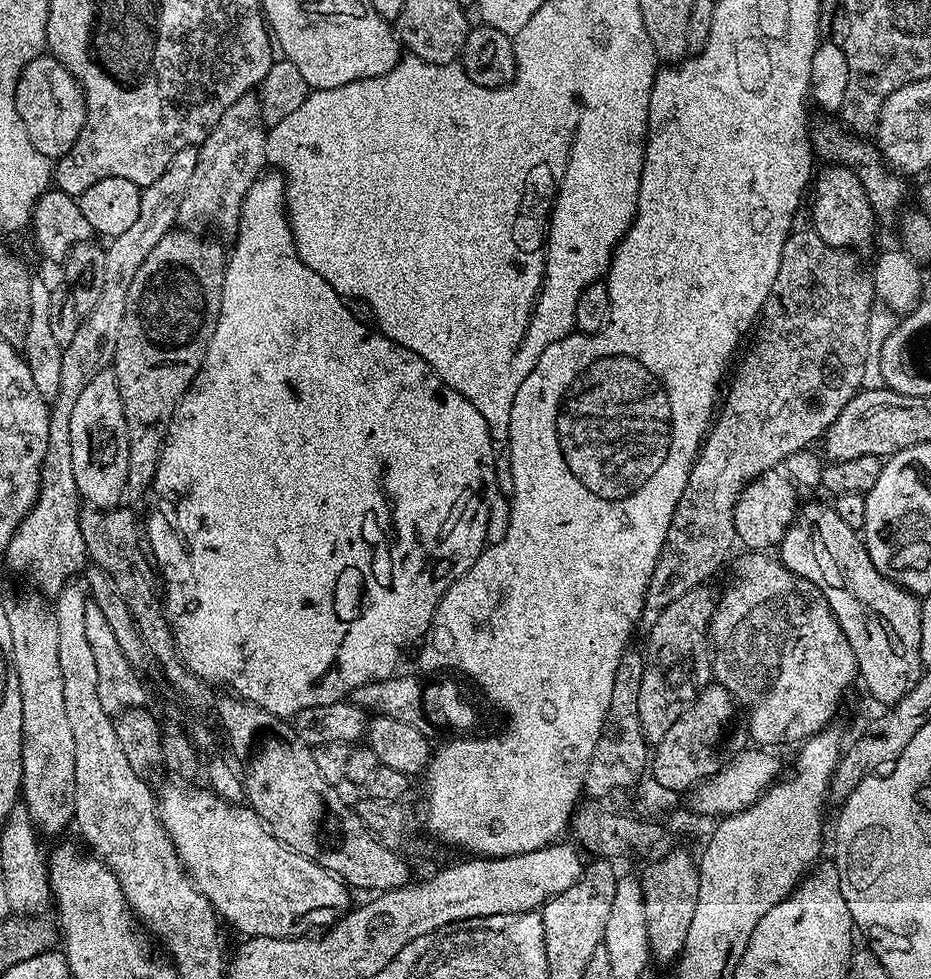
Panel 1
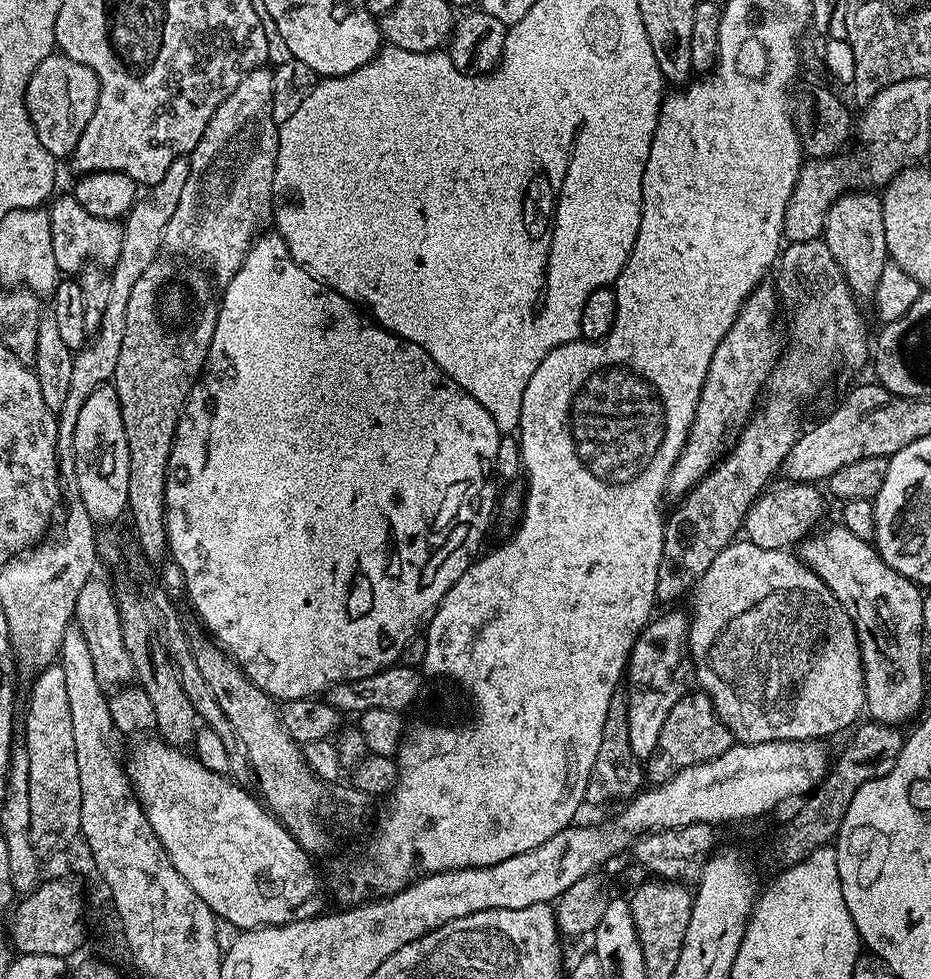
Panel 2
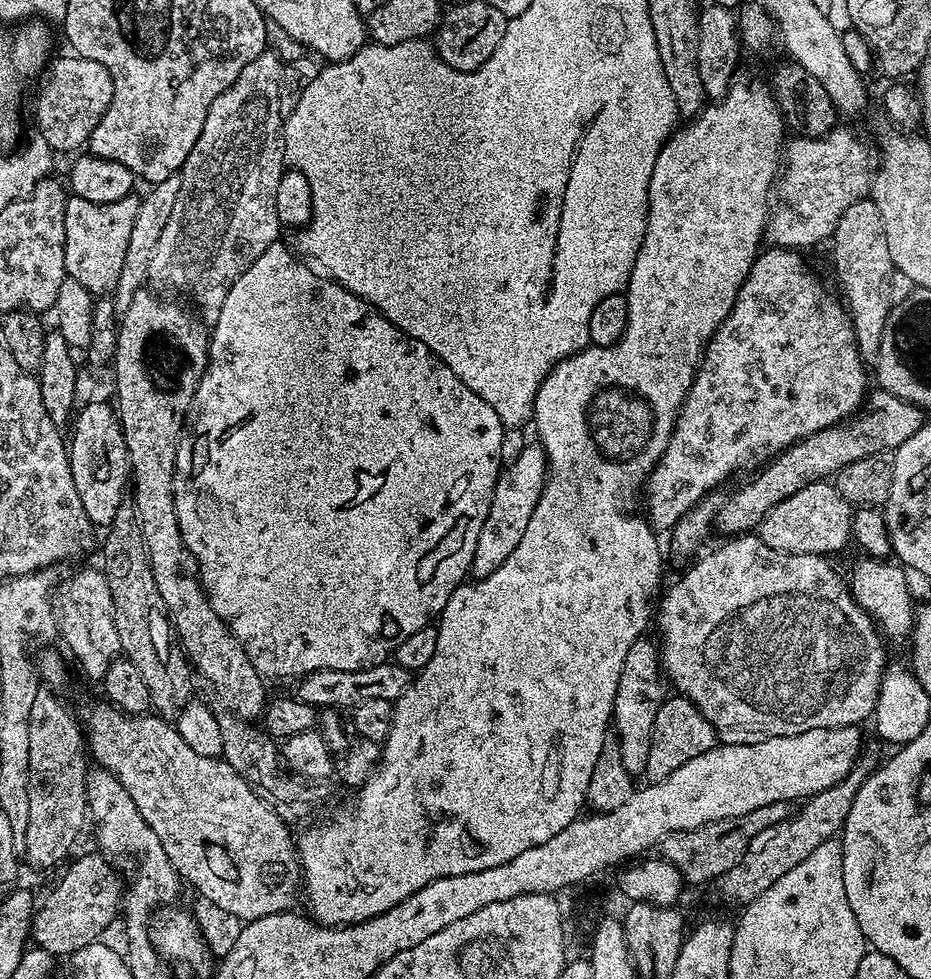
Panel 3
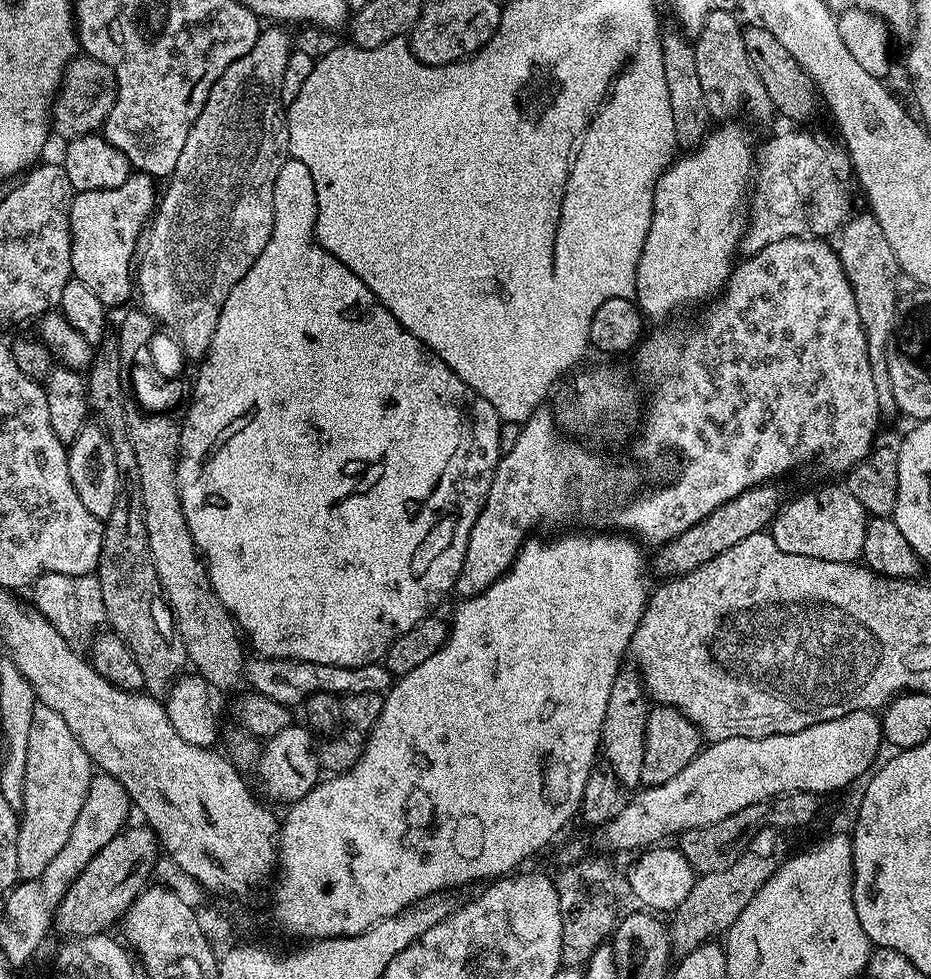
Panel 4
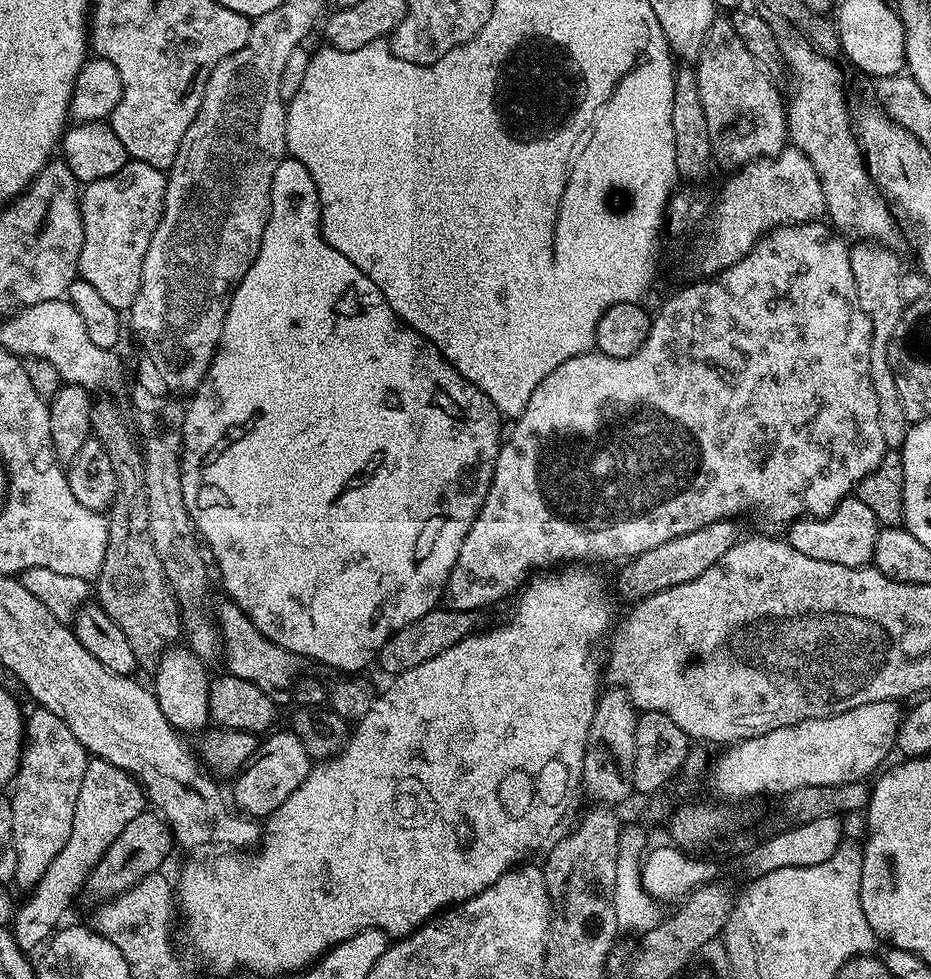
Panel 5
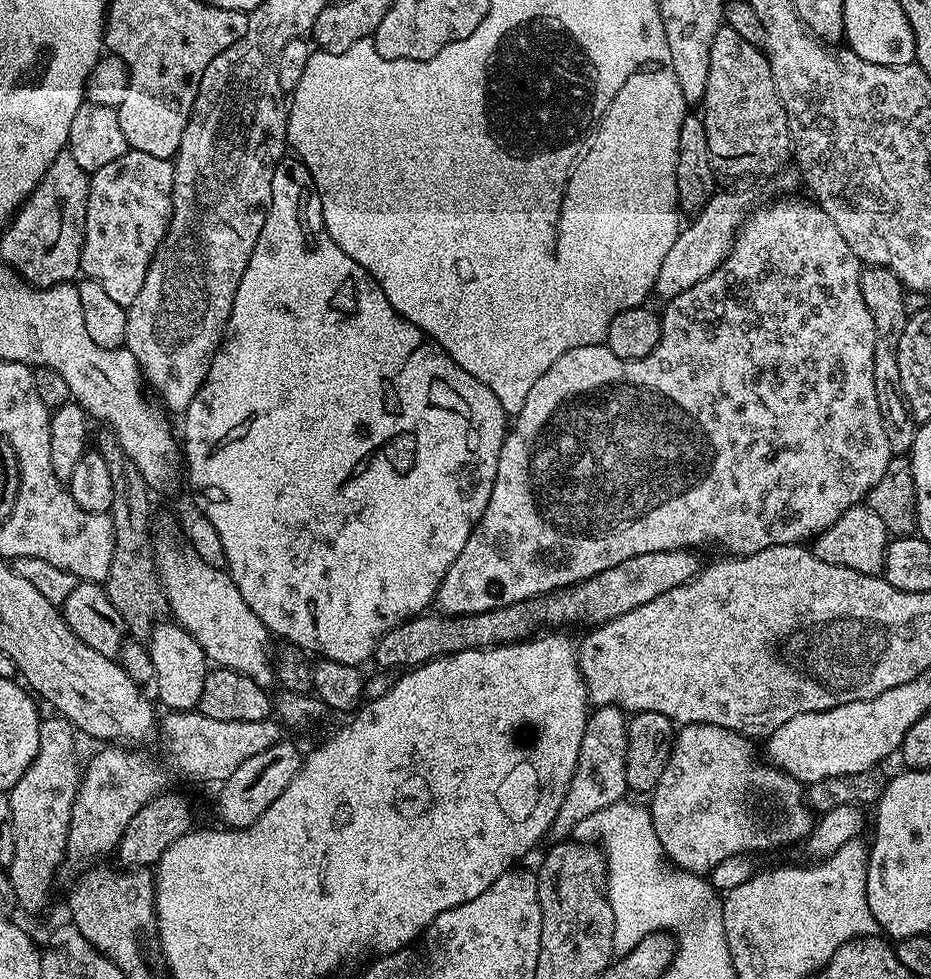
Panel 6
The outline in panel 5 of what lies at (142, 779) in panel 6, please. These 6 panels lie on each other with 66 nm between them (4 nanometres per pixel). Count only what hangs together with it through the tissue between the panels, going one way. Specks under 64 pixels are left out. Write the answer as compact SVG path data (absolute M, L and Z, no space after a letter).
M89 759L86 774L82 774L82 787L78 790L78 806L74 806L70 838L66 838L66 846L58 850L54 862L50 862L49 869L29 891L25 904L21 903L13 913L12 933L21 949L31 952L51 937L74 898L85 889L94 866L98 866L106 850L110 850L110 842L145 810L144 789L131 774L105 760Z

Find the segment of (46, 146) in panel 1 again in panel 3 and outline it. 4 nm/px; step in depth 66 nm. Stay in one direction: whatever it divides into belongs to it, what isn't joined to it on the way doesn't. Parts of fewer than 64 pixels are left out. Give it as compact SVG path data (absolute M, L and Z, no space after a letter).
M75 54L67 55L57 55L47 65L46 75L43 77L44 85L36 96L36 124L40 127L37 128L38 134L46 138L56 154L72 151L75 153L87 145L94 134L94 126L102 122L102 114L106 114L110 98L114 94L110 70L106 70L102 62L94 62Z

